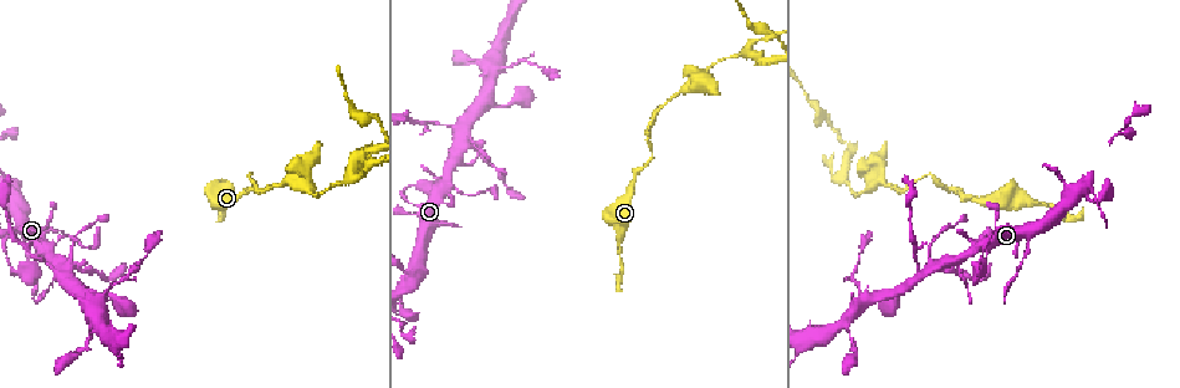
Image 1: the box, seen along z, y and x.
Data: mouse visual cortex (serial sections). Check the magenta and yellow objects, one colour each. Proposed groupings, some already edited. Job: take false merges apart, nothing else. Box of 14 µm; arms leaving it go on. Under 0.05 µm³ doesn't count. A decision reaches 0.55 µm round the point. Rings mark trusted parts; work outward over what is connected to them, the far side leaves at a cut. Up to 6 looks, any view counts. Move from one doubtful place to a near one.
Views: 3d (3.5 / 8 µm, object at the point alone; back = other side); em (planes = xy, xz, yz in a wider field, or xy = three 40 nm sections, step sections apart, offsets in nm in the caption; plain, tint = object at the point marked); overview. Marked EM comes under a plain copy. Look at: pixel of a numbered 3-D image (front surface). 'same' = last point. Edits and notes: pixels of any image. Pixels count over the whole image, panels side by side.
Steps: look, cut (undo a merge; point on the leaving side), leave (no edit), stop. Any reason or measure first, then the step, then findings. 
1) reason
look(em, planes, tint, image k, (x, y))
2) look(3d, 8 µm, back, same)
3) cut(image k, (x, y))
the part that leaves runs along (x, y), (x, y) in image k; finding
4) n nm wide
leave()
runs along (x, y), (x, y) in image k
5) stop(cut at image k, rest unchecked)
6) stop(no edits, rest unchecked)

abrupt turn
look(3d, 3.5 µm, image 1, (935, 178))

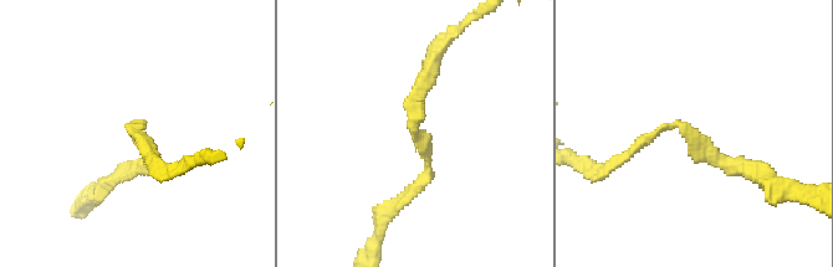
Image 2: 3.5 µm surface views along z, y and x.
arms of 150, 150 nm; now the EM
look(em, xy, step 2, tint, image 2, (681, 125))

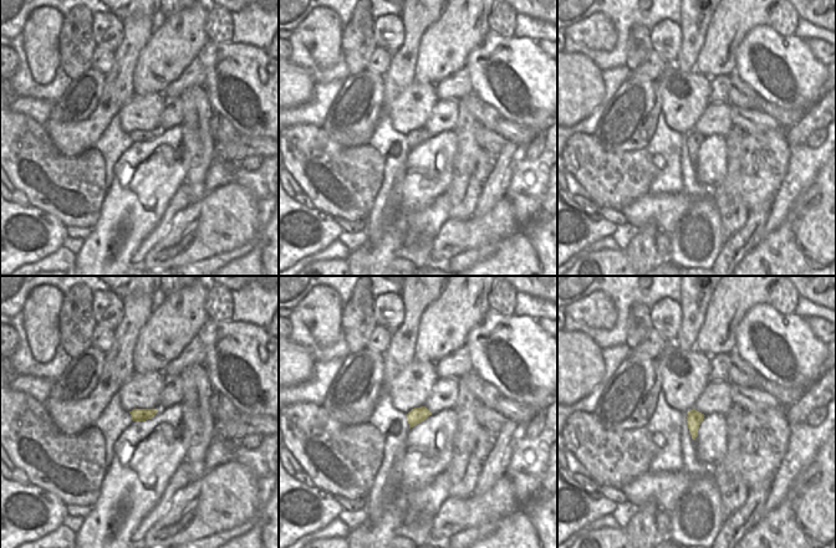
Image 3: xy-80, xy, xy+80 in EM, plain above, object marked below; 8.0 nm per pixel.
another direction
look(em, xy, step 5, tint, same)

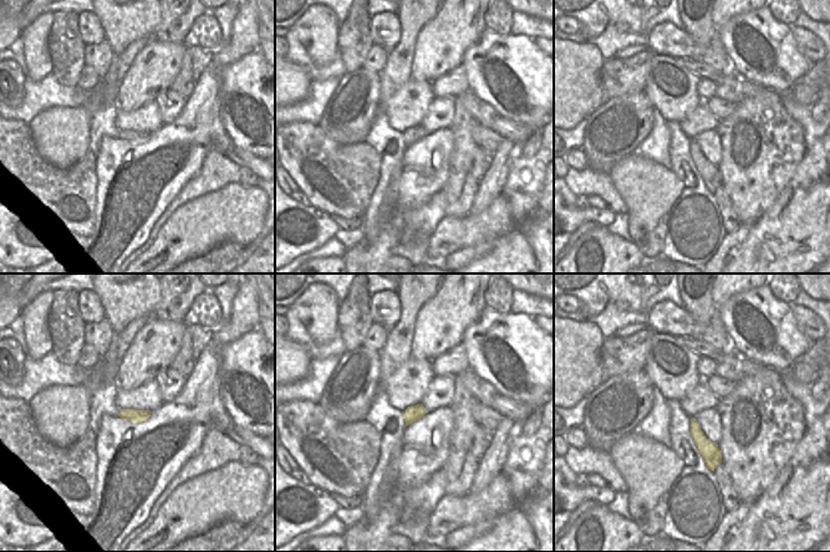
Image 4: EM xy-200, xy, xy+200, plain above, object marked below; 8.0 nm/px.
leave()
all the same cell

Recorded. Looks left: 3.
side arm on a straight run
look(3d, 3.5 µm, image 1, (52, 244))

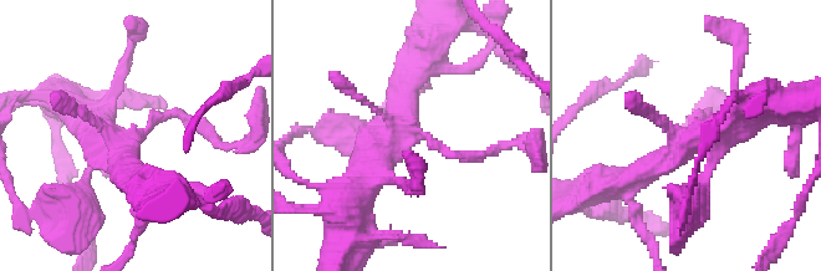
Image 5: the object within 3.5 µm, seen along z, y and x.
leave()
runs along (362, 187), (393, 133), (469, 158) in image 5; one cell here

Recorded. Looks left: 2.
calibre changes
look(3d, 3.5 µm, image 1, (947, 273))

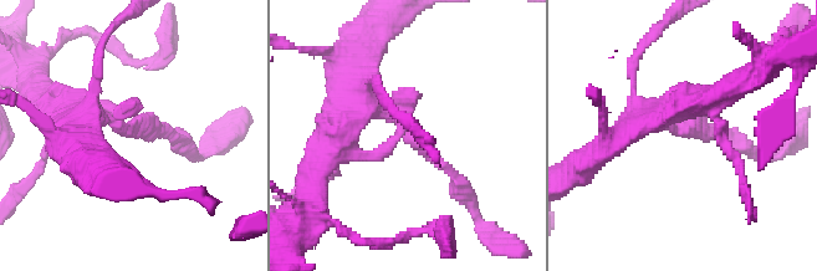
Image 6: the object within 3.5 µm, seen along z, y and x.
look(em, xy, step 1, tint, image 6, (684, 133))

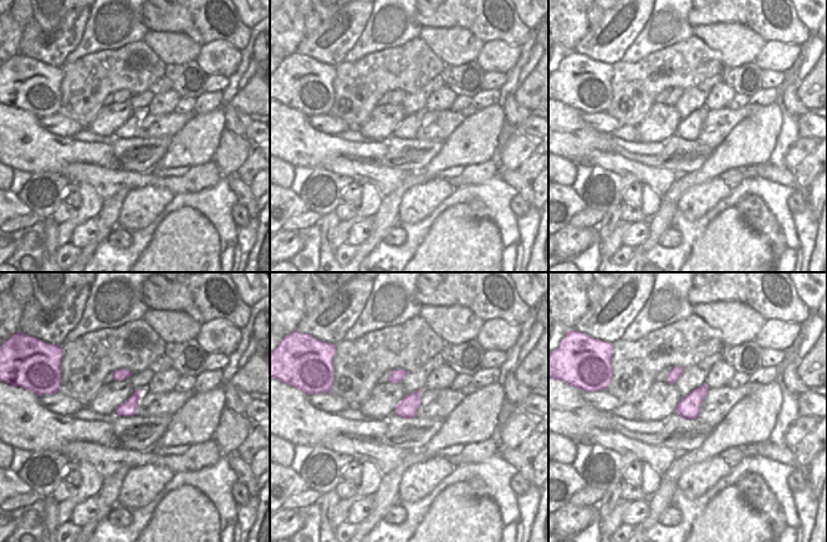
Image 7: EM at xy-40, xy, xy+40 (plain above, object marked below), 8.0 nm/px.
leave()
runs along (348, 124), (357, 108), (394, 118), (459, 188) in image 6; one cell here

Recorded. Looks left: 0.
stop(no edits, rest unchecked)

